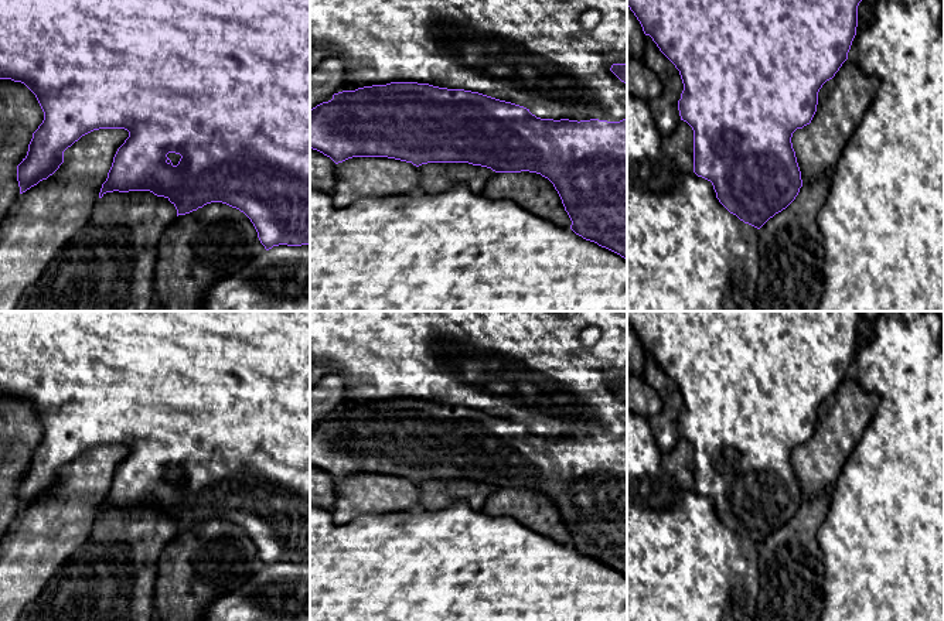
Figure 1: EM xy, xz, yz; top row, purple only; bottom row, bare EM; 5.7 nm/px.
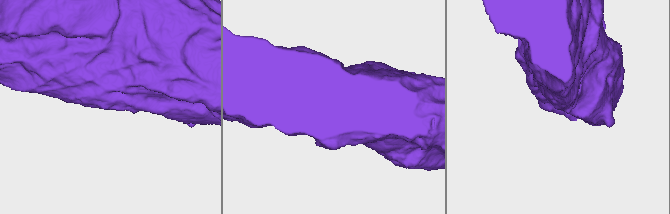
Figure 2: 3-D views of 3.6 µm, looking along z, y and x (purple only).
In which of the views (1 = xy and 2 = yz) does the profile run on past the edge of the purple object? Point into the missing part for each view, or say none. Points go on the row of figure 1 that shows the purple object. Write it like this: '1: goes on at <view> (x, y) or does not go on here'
1: does not go on here
2: does not go on here

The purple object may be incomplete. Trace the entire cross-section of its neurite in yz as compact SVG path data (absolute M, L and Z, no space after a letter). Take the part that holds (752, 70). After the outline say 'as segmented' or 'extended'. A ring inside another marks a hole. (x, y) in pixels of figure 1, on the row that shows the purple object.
M627 0L627 6L660 51L679 71L684 91L678 100L681 120L693 130L693 173L712 182L719 202L744 224L760 229L770 218L785 209L802 187L801 171L791 137L797 129L810 124L818 105L818 92L848 59L858 27L858 6L862 0Z; as segmented

